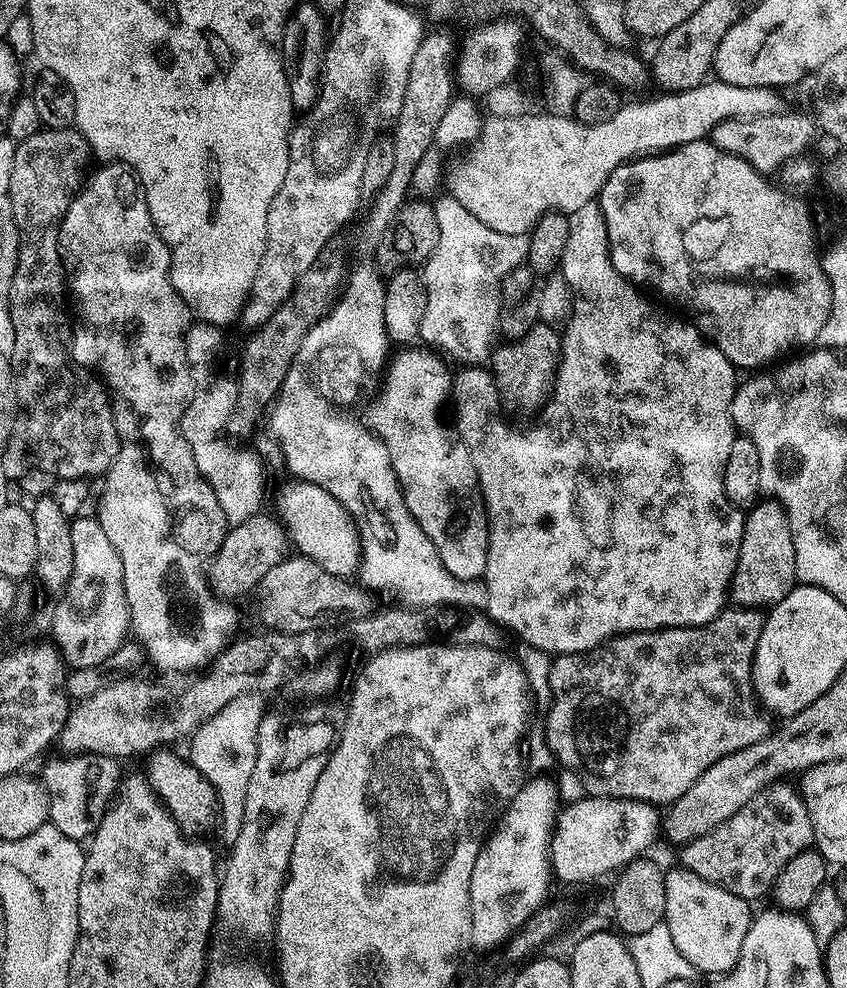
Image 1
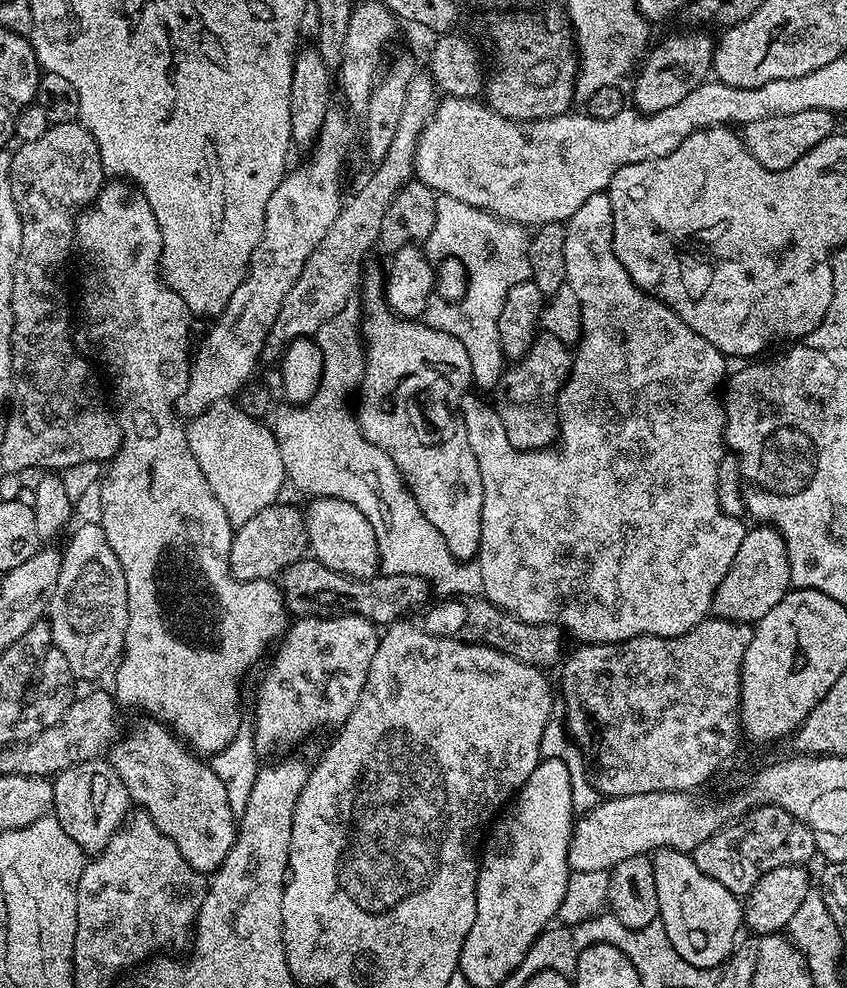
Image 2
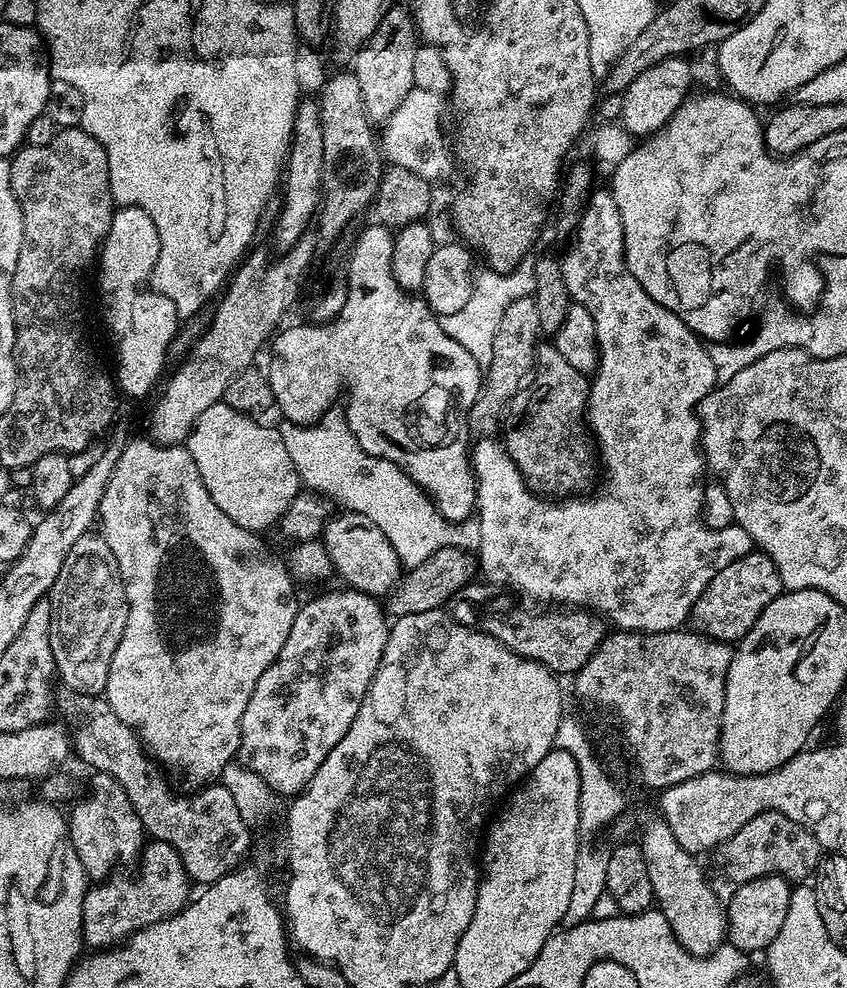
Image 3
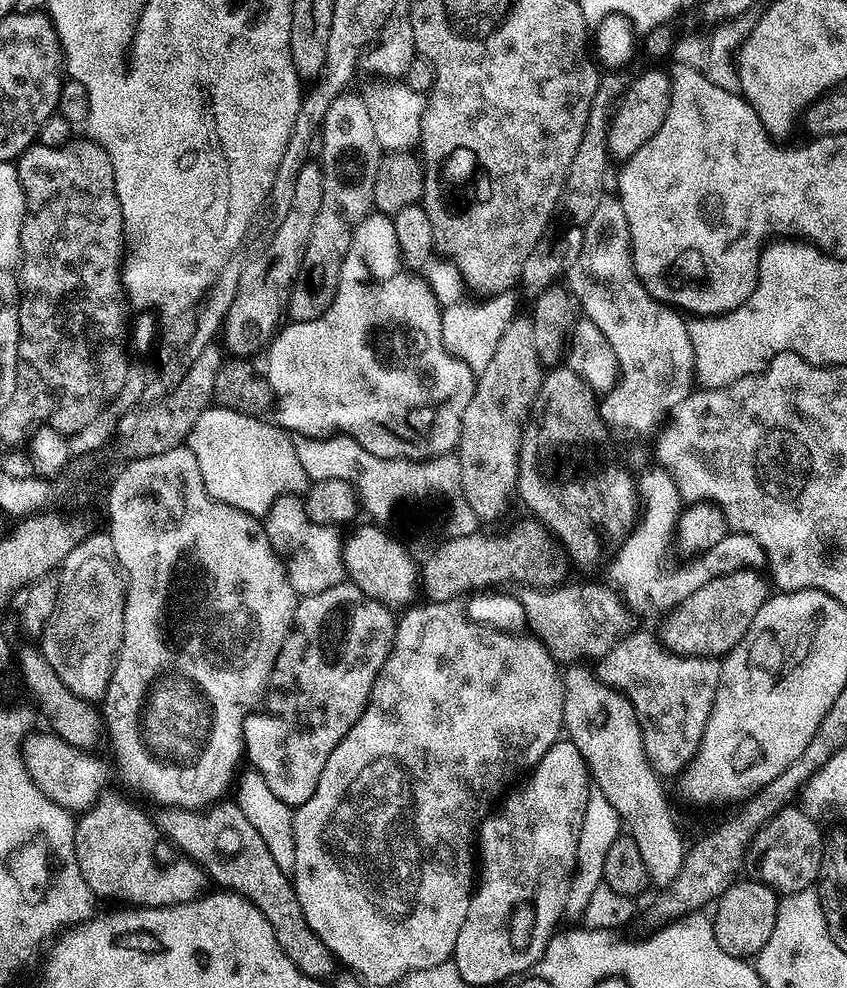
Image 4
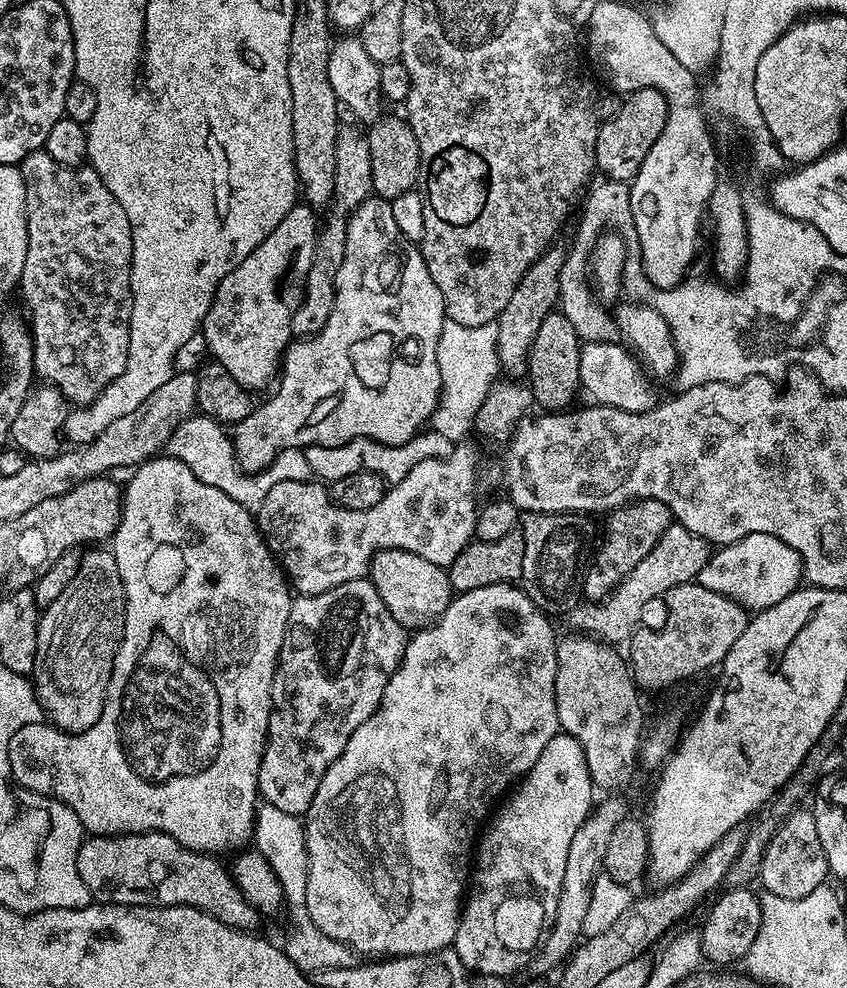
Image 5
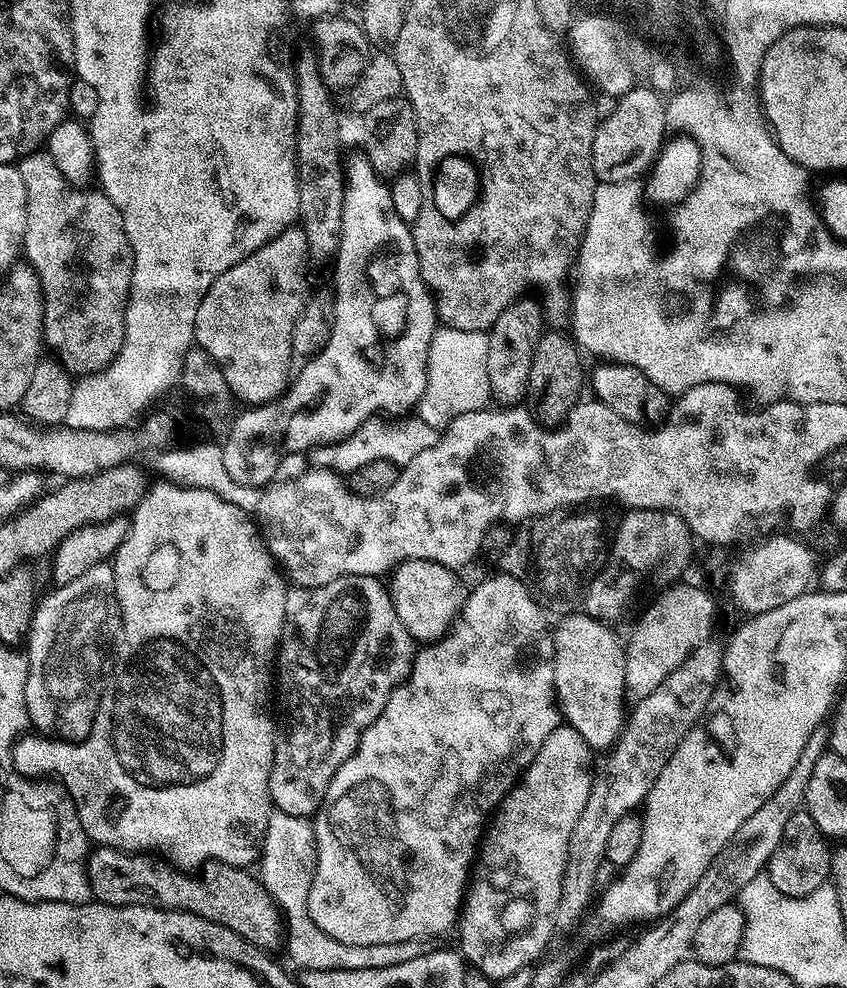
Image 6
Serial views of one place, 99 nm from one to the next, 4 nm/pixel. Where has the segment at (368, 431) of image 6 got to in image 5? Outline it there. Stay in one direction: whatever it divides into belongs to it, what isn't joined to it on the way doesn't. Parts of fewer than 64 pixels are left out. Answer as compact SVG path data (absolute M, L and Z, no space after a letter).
M428 430L419 436L410 438L410 442L398 446L357 438L333 448L310 446L304 449L304 453L306 462L310 462L310 470L317 481L331 482L338 478L346 478L346 474L366 471L378 474L389 485L394 485L402 482L402 478L406 478L406 474L410 474L410 470L414 470L414 466L418 466L418 462L426 462L426 458L442 460L452 453L453 447L453 440L442 438L442 434Z

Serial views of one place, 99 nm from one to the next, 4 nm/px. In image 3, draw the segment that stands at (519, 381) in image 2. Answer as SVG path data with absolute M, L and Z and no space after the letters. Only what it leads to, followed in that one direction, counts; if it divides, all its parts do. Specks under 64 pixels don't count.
M552 342L541 343L537 347L536 362L532 366L530 376L531 380L527 387L513 394L511 402L504 409L502 443L508 450L508 456L528 481L528 487L545 498L564 498L569 494L587 493L593 487L592 460L594 464L594 452L586 439L586 428L582 423L582 413L588 403L589 377L574 370L574 366L570 366L570 362L566 362L562 354L558 354L556 345Z

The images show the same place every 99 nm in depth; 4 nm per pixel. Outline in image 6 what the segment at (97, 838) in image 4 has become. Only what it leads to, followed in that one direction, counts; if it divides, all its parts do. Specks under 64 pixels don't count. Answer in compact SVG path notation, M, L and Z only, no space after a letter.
M96 846L89 851L86 861L88 869L88 885L93 897L99 903L126 906L137 904L147 908L169 908L175 912L189 912L198 918L206 918L206 922L218 922L218 926L226 926L226 930L234 930L246 942L256 948L273 950L281 947L286 936L284 917L280 914L280 907L270 898L266 886L255 875L251 876L248 868L235 868L229 864L209 862L199 869L198 874L189 874L168 863L163 858L152 854L137 854L135 852L121 852L119 848Z

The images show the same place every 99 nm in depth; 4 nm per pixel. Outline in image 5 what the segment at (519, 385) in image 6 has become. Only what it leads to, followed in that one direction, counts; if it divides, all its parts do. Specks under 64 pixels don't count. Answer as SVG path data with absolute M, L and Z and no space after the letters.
M553 246L547 248L526 270L526 274L514 286L514 294L510 294L510 302L501 310L496 317L498 326L498 362L501 373L516 378L523 375L528 368L528 355L530 346L534 342L534 334L538 334L538 326L546 318L546 314L557 307L560 298L560 275L566 252L562 247Z

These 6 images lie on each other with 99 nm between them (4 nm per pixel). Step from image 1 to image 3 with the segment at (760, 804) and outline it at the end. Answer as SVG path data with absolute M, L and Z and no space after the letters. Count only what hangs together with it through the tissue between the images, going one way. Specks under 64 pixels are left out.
M763 812L750 818L750 822L746 822L738 834L715 849L714 856L720 859L725 878L733 880L736 886L763 876L782 876L789 882L804 882L822 864L822 849L815 835L781 812Z

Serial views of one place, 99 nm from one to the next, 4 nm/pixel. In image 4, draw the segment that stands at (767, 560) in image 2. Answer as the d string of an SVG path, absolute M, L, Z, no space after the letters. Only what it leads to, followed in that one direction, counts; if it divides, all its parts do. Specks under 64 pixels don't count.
M745 570L719 576L706 582L706 586L694 590L690 598L683 600L663 617L664 625L658 631L658 636L664 648L678 656L727 656L728 651L738 646L746 630L750 630L750 622L754 622L758 610L762 610L769 598L770 584L765 577L764 580L757 571Z

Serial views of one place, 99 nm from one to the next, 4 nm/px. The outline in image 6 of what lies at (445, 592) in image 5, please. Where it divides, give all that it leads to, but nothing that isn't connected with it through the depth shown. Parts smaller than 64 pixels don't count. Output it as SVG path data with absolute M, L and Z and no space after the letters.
M407 560L391 573L390 591L394 610L413 640L441 640L452 627L462 610L466 595L466 587L456 576L459 575L453 569L429 560Z

